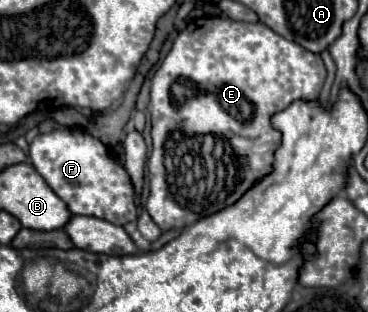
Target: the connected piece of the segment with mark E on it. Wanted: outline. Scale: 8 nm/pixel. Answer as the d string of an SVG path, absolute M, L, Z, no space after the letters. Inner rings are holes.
M197 18L193 20L185 30L179 32L179 36L173 42L171 52L167 54L167 58L163 60L163 64L159 66L159 70L155 72L153 80L151 80L151 102L149 102L149 110L151 110L151 138L153 138L153 150L151 150L151 158L149 158L149 180L151 180L151 194L147 200L147 210L151 214L151 218L155 220L155 224L167 232L171 228L183 228L183 226L191 226L193 222L211 216L231 204L235 204L257 180L261 180L265 174L269 174L269 170L273 170L273 154L277 150L277 146L281 146L281 132L277 132L271 124L271 116L285 110L291 102L295 100L317 100L319 92L323 88L327 76L327 68L321 60L319 54L313 54L309 50L305 50L303 46L297 46L295 42L289 42L285 38L281 38L277 32L269 30L269 26L261 24L261 22L233 22L231 18ZM217 138L225 140L225 144L229 144L233 148L233 154L223 150L223 154L217 154Z

